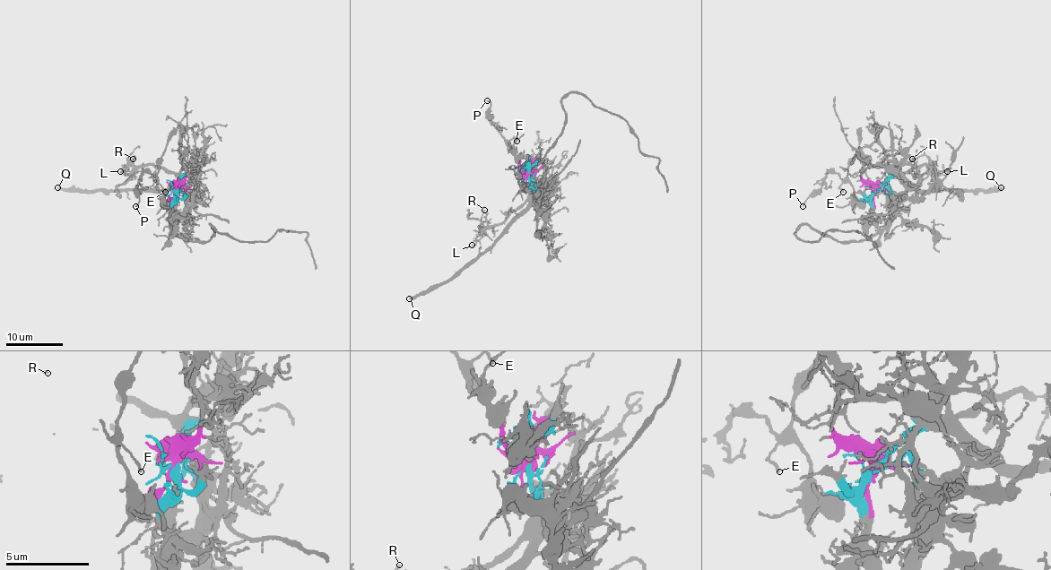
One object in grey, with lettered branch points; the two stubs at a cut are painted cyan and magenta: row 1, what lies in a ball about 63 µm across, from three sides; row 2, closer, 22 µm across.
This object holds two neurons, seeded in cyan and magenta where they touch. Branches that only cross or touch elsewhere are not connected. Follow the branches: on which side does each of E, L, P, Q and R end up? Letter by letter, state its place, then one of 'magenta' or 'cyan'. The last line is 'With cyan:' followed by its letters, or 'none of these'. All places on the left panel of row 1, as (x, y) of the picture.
E: (165, 192) | magenta
L: (120, 171) | cyan
P: (135, 206) | magenta
Q: (57, 187) | cyan
R: (133, 159) | cyan
With cyan: L, Q, R

